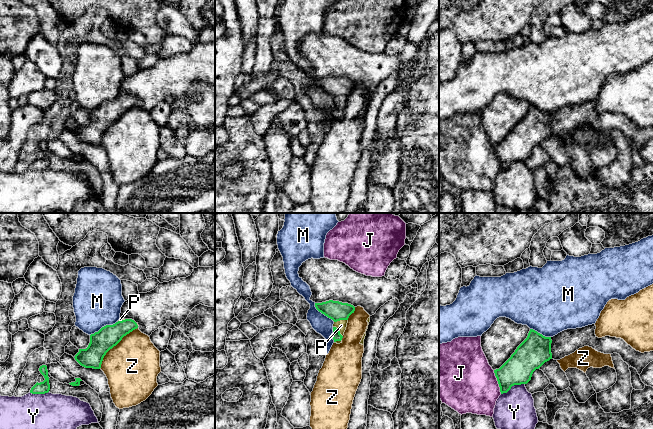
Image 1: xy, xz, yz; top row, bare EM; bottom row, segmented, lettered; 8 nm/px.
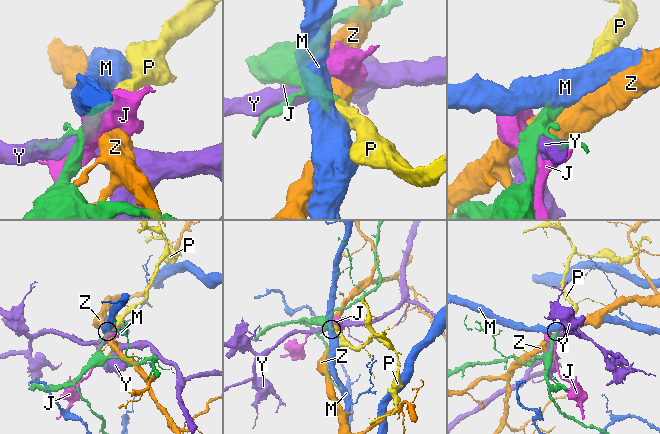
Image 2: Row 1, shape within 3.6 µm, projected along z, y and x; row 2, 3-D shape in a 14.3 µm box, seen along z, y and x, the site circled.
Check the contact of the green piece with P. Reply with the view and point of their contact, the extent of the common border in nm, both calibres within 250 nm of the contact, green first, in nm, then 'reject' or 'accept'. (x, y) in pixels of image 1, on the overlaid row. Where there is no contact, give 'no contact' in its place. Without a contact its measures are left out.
xz (340, 319) | 110 nm | 160/90 nm | accept

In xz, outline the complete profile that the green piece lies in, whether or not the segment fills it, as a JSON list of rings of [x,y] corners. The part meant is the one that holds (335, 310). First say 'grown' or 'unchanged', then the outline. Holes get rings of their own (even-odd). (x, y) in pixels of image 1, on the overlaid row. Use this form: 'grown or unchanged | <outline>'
grown | [[[329,300],[315,303],[316,309],[334,321],[332,338],[335,343],[342,343],[349,316],[354,313],[355,307],[348,303]]]

